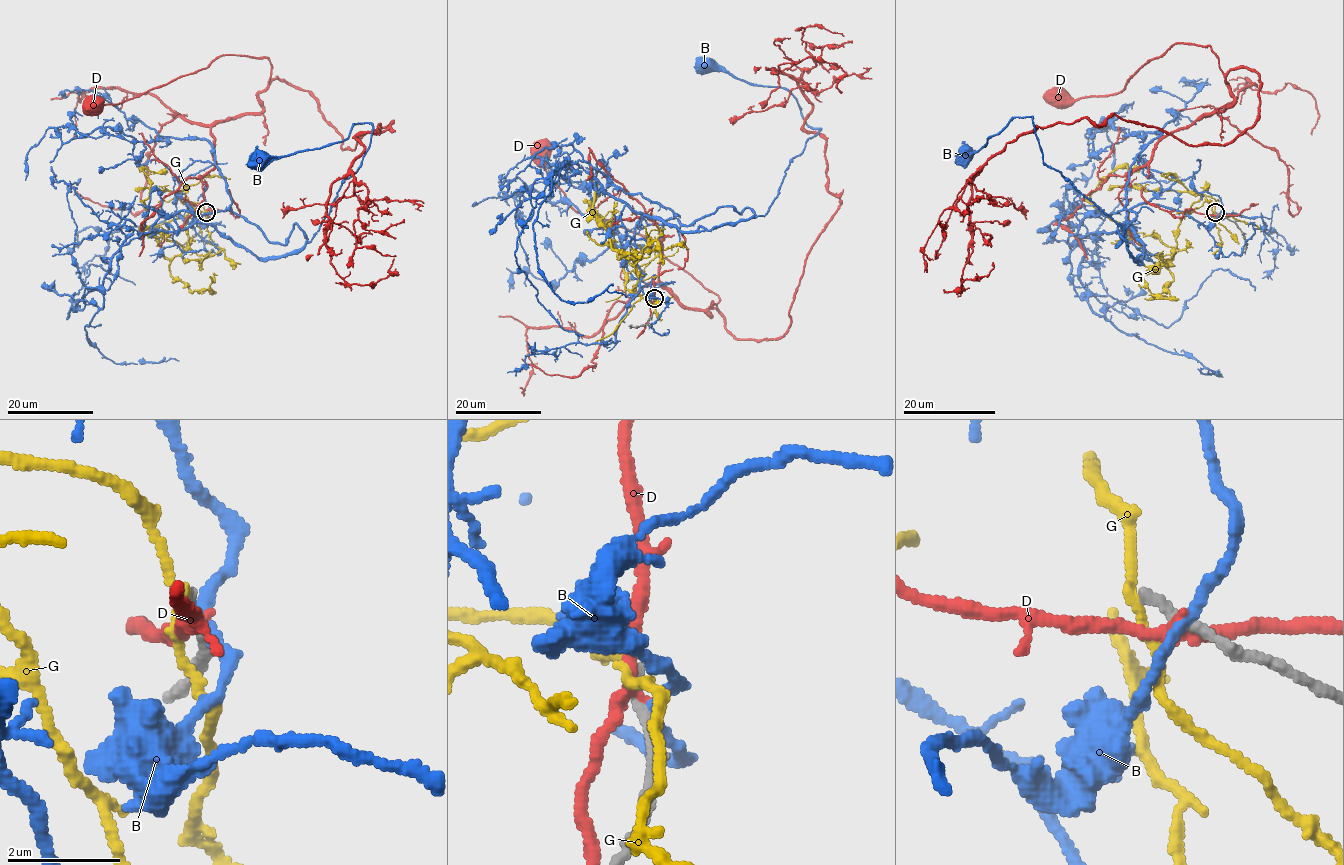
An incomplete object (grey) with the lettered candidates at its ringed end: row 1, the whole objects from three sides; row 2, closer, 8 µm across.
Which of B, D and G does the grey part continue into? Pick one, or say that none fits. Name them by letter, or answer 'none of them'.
none of them

